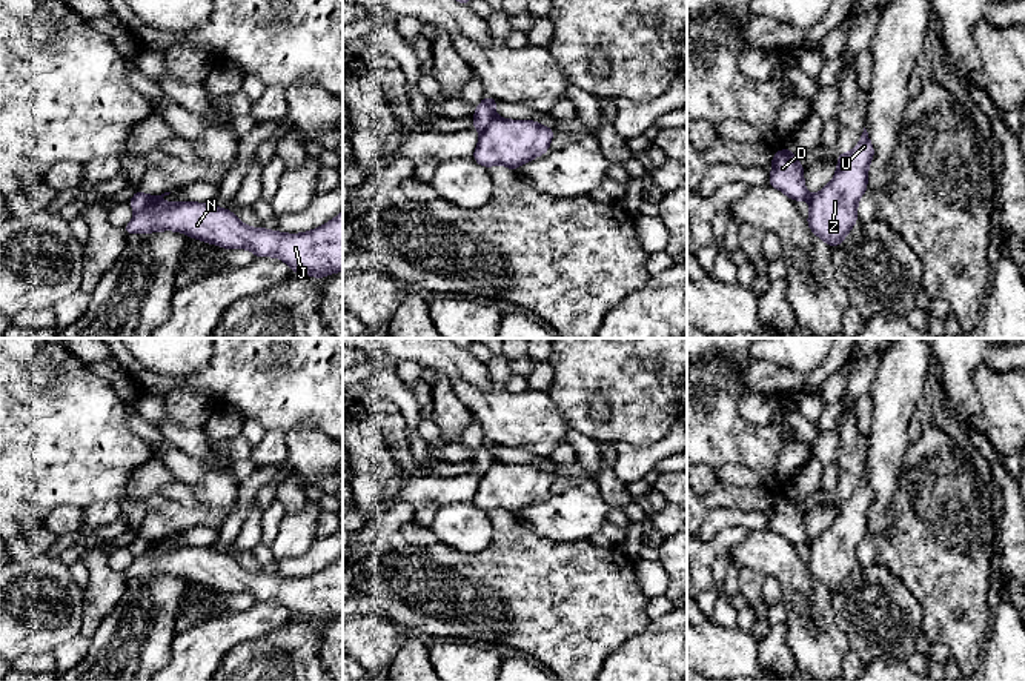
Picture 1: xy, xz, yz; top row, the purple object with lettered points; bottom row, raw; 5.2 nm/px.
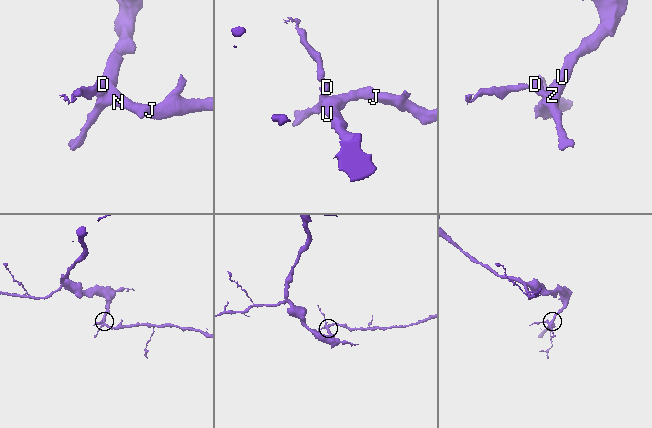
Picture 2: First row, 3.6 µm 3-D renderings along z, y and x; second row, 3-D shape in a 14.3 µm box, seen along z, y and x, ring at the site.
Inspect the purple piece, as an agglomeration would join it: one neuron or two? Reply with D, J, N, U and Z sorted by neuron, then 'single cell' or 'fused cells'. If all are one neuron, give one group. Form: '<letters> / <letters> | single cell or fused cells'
D / J N U Z | fused cells

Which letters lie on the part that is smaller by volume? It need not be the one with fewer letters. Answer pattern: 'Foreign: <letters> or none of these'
Foreign: D

